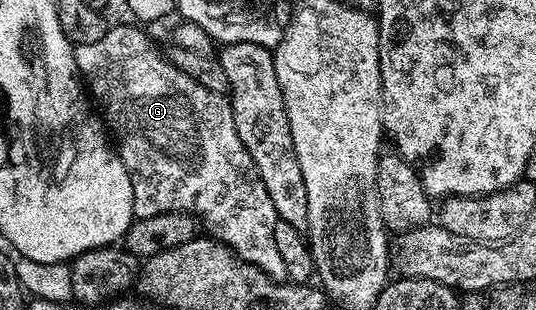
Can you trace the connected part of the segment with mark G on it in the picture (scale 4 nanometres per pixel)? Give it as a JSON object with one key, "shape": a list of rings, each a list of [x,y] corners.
{"shape":[[[110,26],[99,41],[75,47],[80,78],[92,98],[101,102],[105,110],[104,122],[115,139],[117,134],[119,154],[125,162],[125,168],[129,170],[133,186],[134,216],[142,219],[168,211],[185,211],[196,217],[200,226],[209,230],[206,232],[212,238],[227,244],[240,259],[263,269],[263,273],[275,280],[284,280],[283,261],[275,245],[275,225],[278,221],[275,205],[271,205],[271,197],[267,197],[267,189],[263,189],[263,181],[251,153],[247,153],[243,141],[239,141],[228,98],[199,85],[197,79],[179,70],[140,31],[140,26],[134,26]]]}

